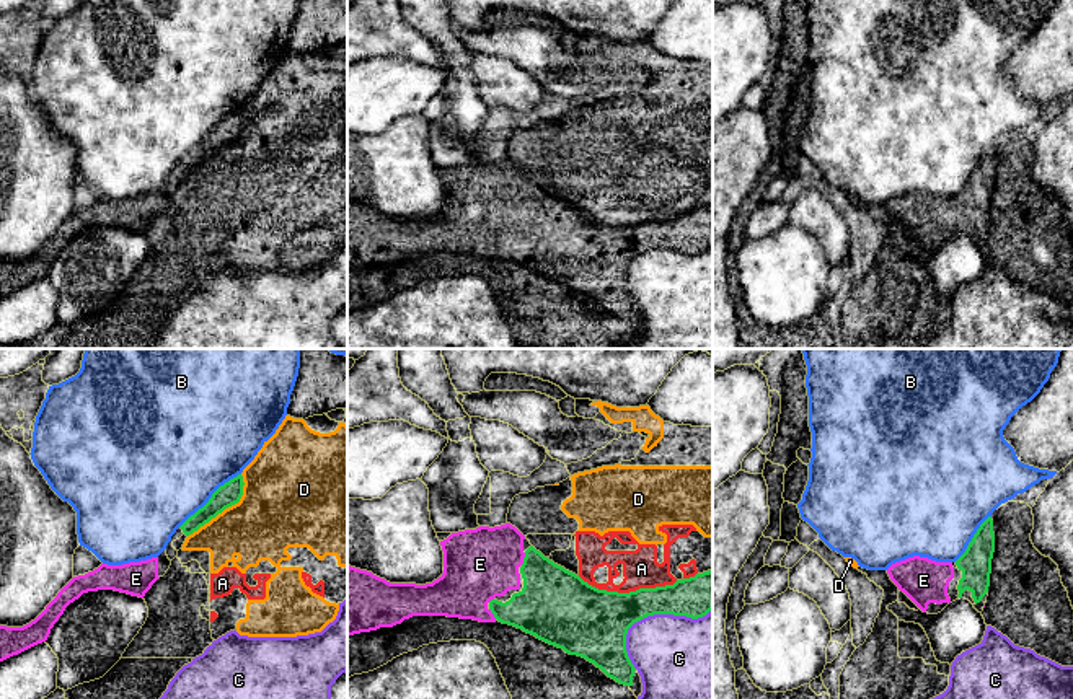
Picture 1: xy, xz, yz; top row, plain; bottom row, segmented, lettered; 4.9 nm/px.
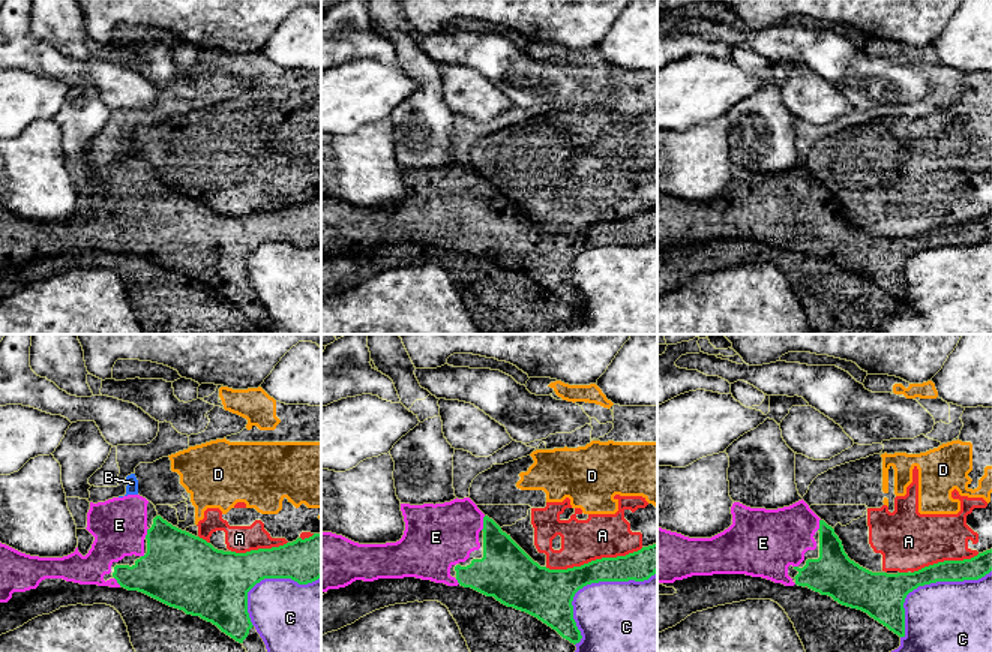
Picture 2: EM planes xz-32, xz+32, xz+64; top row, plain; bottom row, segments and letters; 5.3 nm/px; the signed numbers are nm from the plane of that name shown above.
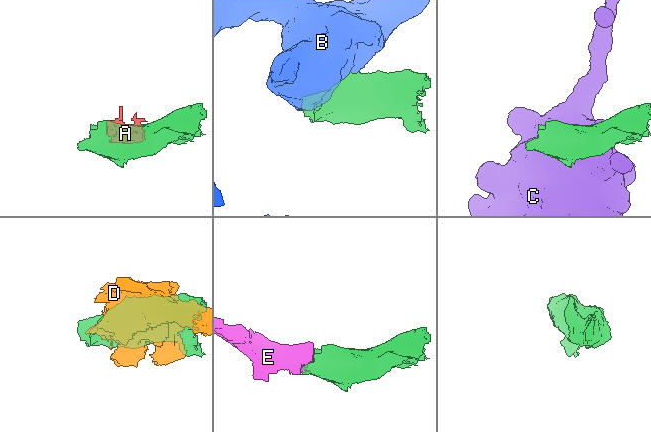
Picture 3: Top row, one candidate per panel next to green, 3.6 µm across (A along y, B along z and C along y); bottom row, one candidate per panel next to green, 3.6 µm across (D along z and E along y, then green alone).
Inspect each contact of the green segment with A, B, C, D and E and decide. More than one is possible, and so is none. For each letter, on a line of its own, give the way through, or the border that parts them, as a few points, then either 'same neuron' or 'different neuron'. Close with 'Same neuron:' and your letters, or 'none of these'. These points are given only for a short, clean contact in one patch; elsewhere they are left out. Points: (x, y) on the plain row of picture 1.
A: different neuron
B: different neuron
C: different neuron
D: different neuron
E: way xz (553, 235), (543, 214), (524, 194), (491, 194), (480, 199); same neuron
Same neuron: E

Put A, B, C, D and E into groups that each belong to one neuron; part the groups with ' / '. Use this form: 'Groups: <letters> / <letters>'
Groups: A D / B / C / E

